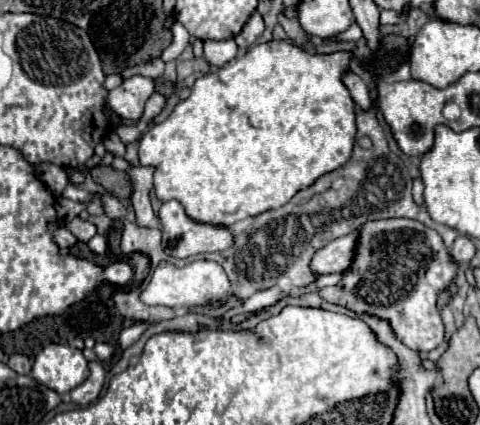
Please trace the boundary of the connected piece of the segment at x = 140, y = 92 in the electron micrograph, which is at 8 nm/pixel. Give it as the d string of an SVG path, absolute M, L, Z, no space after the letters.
M136 73L136 75L124 79L120 87L116 87L116 89L110 91L110 95L108 95L108 107L114 109L114 111L116 111L120 117L124 117L124 119L140 119L142 109L144 109L144 103L146 103L146 99L148 99L152 93L154 93L154 81L152 81L150 77L144 77L144 75Z

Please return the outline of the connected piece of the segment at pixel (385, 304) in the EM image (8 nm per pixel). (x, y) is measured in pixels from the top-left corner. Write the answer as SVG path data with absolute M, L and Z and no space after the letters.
M414 219L368 221L358 229L352 263L342 273L342 281L320 289L318 295L356 315L366 313L388 321L398 341L414 351L428 353L444 341L444 325L436 301L456 281L456 275L458 263L434 229Z

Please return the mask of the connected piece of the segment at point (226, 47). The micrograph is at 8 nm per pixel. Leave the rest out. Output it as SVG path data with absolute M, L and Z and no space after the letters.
M234 39L204 43L204 59L214 67L222 67L222 65L230 63L236 57L236 53L238 53L238 45Z

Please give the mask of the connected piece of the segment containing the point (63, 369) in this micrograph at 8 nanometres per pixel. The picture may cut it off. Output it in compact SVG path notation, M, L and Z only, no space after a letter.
M68 345L44 347L32 365L32 377L60 395L78 387L88 375L90 369L84 353Z

